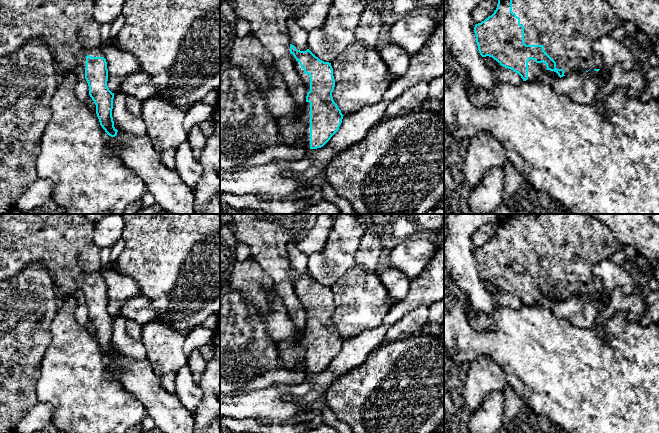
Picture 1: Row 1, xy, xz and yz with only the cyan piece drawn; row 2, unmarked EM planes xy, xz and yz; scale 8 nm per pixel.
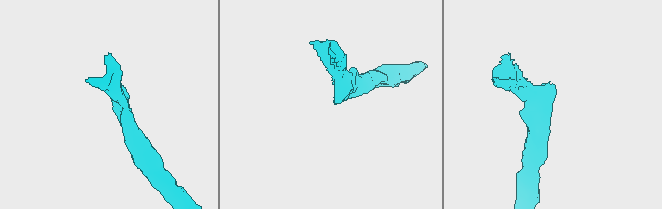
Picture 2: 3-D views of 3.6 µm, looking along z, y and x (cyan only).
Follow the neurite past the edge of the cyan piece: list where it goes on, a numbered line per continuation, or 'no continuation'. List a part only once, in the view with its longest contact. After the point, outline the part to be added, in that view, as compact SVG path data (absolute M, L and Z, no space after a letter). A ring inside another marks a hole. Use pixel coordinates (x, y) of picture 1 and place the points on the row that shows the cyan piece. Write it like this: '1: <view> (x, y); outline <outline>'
1: yz (568, 29); outline M512 0L512 12L524 26L526 45L543 45L564 75L602 69L600 53L593 49L595 41L623 26L614 9L603 0Z

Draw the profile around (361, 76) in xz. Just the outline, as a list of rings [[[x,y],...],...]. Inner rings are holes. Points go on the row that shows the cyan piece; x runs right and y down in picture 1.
[[[355,41],[332,63],[335,87],[332,92],[334,102],[343,115],[353,114],[364,106],[379,103],[393,80],[378,48],[368,48]]]

